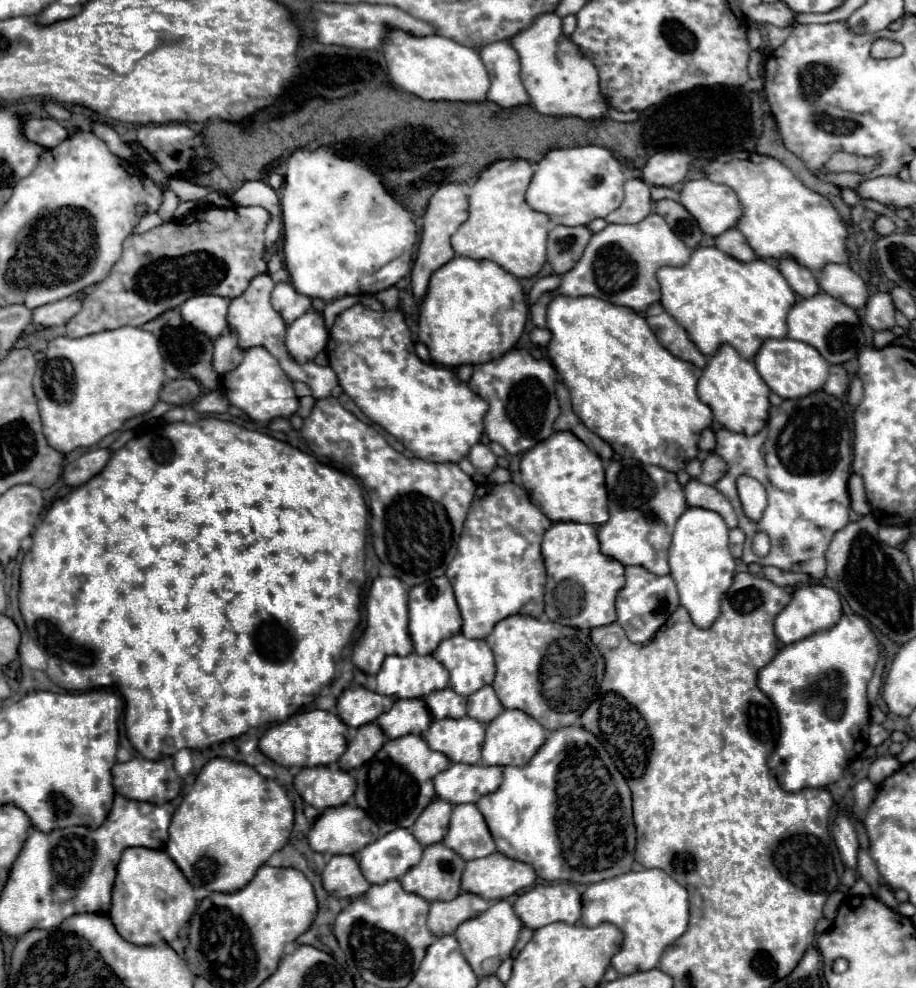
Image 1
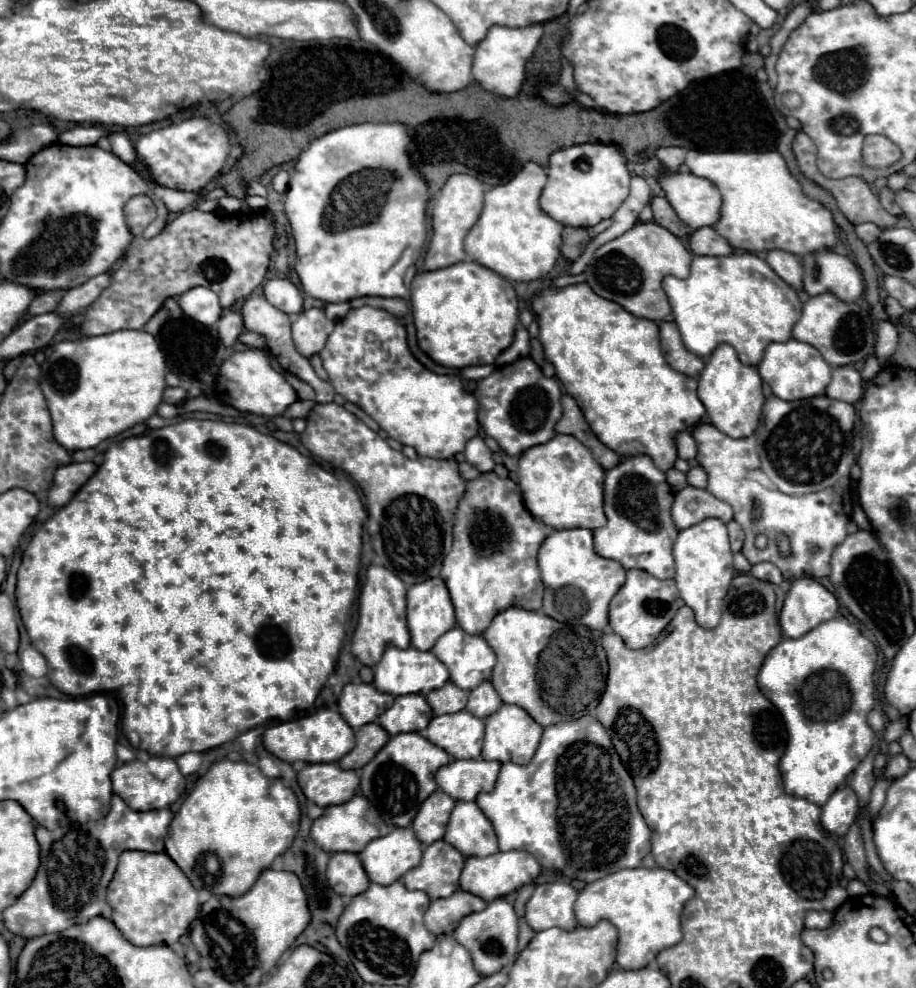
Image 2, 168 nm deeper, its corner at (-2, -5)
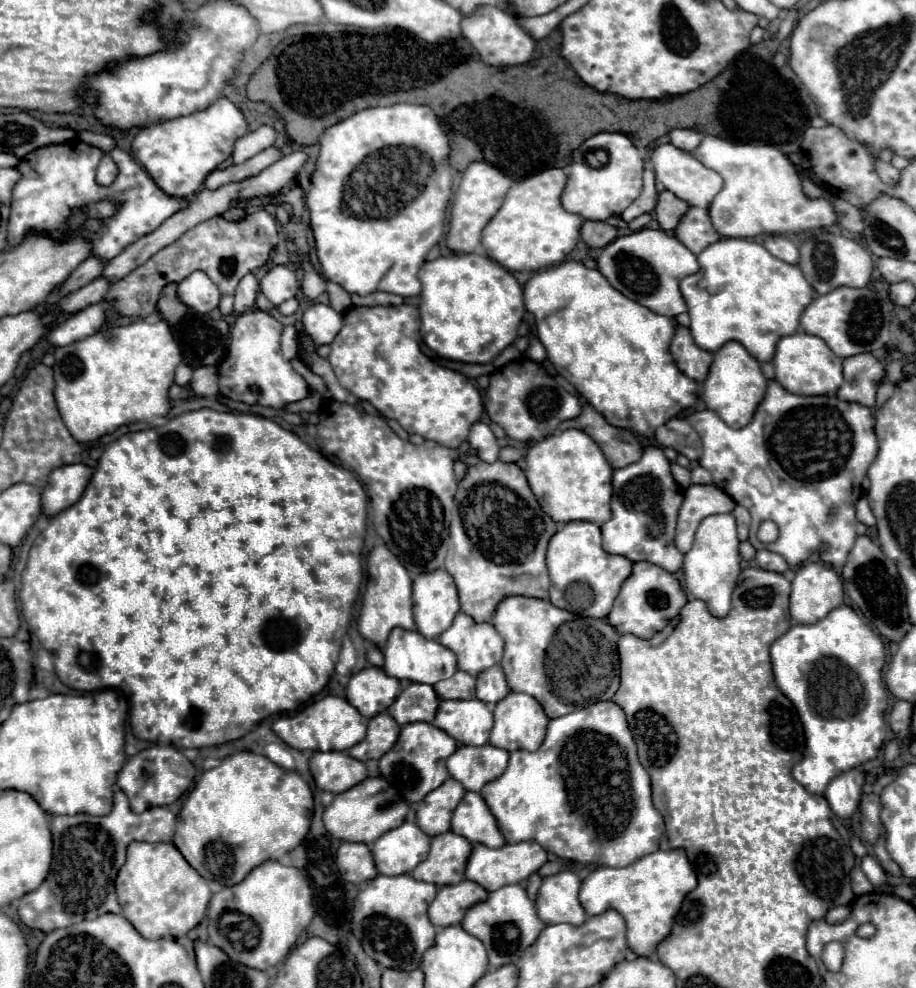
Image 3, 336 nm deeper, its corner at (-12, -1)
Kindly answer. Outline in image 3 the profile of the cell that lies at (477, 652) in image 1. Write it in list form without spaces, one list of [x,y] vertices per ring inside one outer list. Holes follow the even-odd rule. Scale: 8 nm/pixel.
[[[458,613],[452,627],[438,641],[458,657],[458,669],[478,677],[484,669],[498,665],[504,653],[504,641],[490,623],[476,623],[466,613]]]

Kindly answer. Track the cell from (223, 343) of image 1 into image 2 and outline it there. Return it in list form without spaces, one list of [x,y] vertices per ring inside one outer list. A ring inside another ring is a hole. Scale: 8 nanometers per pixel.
[[[234,309],[226,311],[220,321],[218,321],[218,333],[220,333],[220,339],[226,347],[232,347],[234,351],[244,351],[248,349],[248,345],[240,343],[238,337],[244,333],[244,323],[242,323],[242,315]]]

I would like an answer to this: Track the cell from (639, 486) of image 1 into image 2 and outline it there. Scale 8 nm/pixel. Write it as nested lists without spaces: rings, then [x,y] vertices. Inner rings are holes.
[[[628,457],[614,469],[606,471],[604,511],[606,511],[608,523],[594,531],[594,551],[600,557],[618,561],[624,569],[644,569],[658,579],[674,577],[672,547],[674,547],[674,537],[678,535],[678,531],[670,517],[672,501],[674,501],[674,495],[672,495],[672,487],[666,483],[666,475],[660,469],[656,469],[650,457]]]

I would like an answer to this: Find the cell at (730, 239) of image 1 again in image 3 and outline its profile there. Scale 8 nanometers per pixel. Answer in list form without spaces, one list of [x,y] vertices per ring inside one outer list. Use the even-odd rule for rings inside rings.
[[[696,207],[688,209],[688,217],[680,221],[680,229],[676,229],[674,235],[696,255],[702,253],[708,245],[720,241],[720,235],[716,233],[716,229],[710,223],[708,211],[696,209]]]

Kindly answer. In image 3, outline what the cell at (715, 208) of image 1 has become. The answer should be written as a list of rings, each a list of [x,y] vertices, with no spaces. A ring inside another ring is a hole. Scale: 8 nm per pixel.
[[[670,143],[668,145],[660,145],[660,147],[654,147],[650,161],[652,161],[654,173],[656,173],[656,181],[664,189],[672,191],[676,197],[684,199],[688,205],[708,209],[710,203],[712,203],[712,199],[716,197],[716,193],[722,189],[722,183],[724,181],[722,181],[722,177],[716,171],[700,165],[700,161],[696,161],[690,153],[684,153],[682,149],[676,149]]]

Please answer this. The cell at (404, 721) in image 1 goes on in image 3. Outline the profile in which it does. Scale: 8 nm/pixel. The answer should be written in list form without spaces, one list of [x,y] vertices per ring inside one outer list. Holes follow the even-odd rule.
[[[410,683],[400,697],[388,707],[388,713],[396,719],[398,725],[406,725],[412,721],[428,721],[432,723],[436,717],[440,701],[432,685]]]

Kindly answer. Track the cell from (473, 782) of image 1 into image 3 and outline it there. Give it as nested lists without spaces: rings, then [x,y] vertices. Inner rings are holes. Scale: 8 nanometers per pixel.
[[[462,745],[446,761],[450,777],[460,781],[466,791],[480,791],[488,781],[500,777],[506,765],[508,765],[508,751],[496,749],[492,745],[480,745],[480,747]]]

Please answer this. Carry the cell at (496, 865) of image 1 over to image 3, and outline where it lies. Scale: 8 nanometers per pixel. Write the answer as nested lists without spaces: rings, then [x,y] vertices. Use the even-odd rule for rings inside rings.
[[[534,841],[504,845],[504,847],[498,847],[498,849],[490,849],[486,845],[474,845],[472,855],[468,859],[468,867],[466,867],[466,879],[476,881],[486,891],[496,891],[496,889],[500,889],[504,885],[512,885],[512,883],[526,881],[546,861],[548,861],[546,851],[538,843],[534,843]]]

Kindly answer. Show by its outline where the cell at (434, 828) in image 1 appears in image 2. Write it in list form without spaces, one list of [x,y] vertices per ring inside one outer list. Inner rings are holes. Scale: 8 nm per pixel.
[[[436,789],[420,805],[420,809],[412,821],[412,829],[424,845],[430,845],[444,837],[446,821],[450,819],[450,811],[454,809],[454,805],[456,805],[456,801],[450,795],[442,793],[440,789]]]

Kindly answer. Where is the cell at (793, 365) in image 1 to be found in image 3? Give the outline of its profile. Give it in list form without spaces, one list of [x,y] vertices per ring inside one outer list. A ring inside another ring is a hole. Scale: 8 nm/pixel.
[[[794,333],[782,337],[776,345],[772,359],[776,369],[776,381],[790,393],[796,395],[836,395],[842,385],[842,359],[836,357],[820,337],[808,333]]]

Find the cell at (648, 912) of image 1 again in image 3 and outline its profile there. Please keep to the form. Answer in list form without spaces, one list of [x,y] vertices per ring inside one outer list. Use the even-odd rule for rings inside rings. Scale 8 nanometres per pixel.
[[[682,849],[656,851],[628,867],[598,867],[584,881],[580,889],[580,903],[588,915],[600,915],[608,909],[616,909],[628,925],[628,947],[648,957],[656,951],[670,931],[676,913],[682,907],[684,897],[696,889],[696,875]]]

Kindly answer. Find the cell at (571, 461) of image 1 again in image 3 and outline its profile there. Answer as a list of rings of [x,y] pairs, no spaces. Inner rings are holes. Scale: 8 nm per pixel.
[[[568,429],[532,445],[524,472],[532,493],[554,521],[590,521],[602,525],[612,517],[612,467],[584,431]]]

